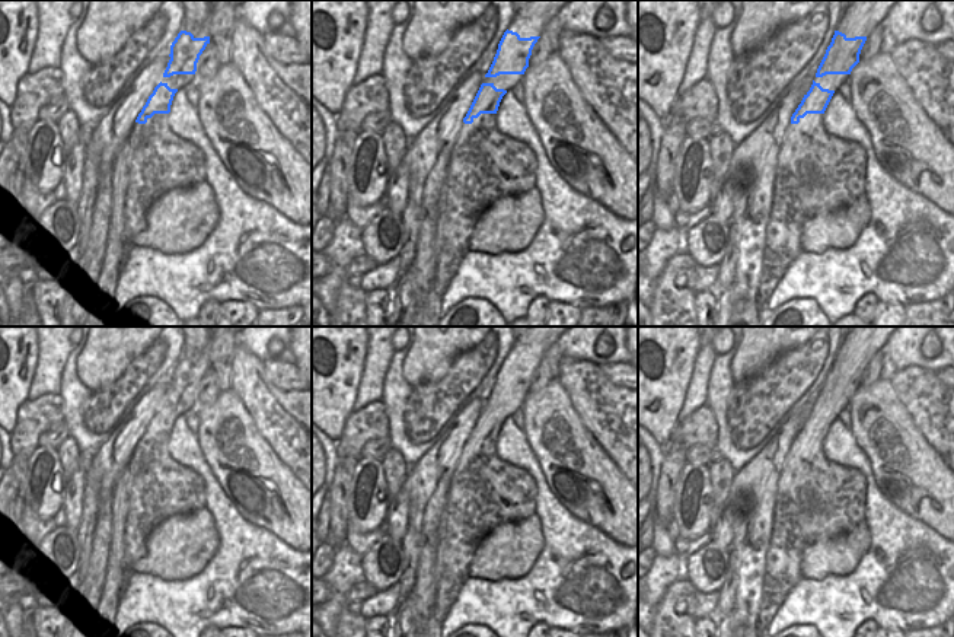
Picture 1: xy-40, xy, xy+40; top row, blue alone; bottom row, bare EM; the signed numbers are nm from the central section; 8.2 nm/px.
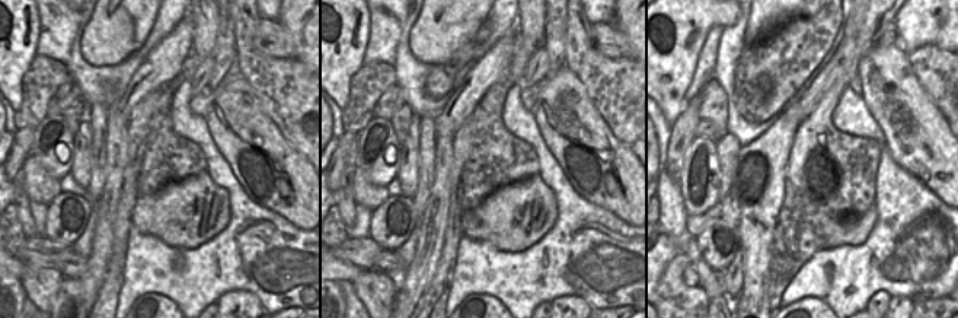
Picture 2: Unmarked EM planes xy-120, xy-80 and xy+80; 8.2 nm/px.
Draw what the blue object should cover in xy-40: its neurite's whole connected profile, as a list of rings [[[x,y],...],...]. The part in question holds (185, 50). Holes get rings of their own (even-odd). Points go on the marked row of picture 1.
[[[181,31],[170,45],[170,60],[163,77],[195,74],[200,55],[208,44],[210,36],[195,38],[191,32]]]

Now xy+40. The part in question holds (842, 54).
[[[835,31],[819,69],[807,66],[788,86],[789,90],[797,90],[803,98],[791,117],[791,124],[798,124],[807,114],[824,114],[835,90],[823,89],[814,79],[826,74],[851,74],[859,63],[865,41],[867,36],[848,38]]]

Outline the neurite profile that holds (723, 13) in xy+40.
[[[730,0],[721,1],[712,12],[712,20],[717,28],[724,28],[733,20],[733,4]]]

